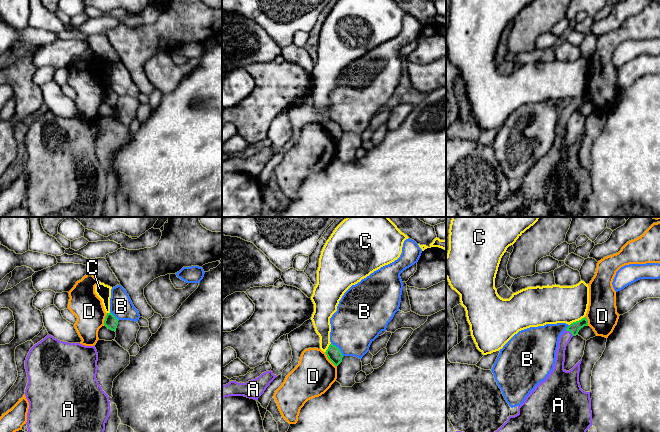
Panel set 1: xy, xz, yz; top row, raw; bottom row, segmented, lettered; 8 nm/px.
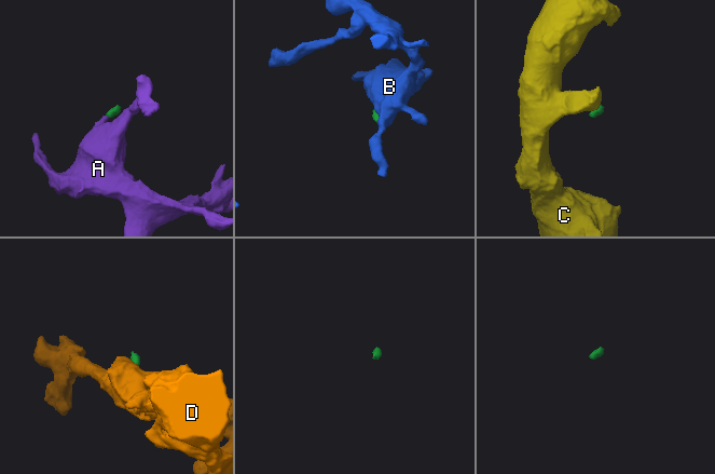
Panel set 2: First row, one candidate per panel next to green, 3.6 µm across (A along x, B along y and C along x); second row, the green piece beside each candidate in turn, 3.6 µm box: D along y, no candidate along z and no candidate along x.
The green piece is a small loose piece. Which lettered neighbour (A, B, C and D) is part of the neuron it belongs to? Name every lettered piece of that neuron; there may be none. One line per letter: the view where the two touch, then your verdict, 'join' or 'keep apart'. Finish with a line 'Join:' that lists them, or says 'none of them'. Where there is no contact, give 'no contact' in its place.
A: yz | join
B: xz | keep apart
C: yz | keep apart
D: xz | keep apart
Join: A

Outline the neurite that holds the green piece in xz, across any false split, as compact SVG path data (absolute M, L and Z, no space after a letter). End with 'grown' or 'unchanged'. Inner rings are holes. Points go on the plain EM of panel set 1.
M330 120L326 126L326 131L328 135L335 141L338 142L342 138L343 131L338 123Z; unchanged

